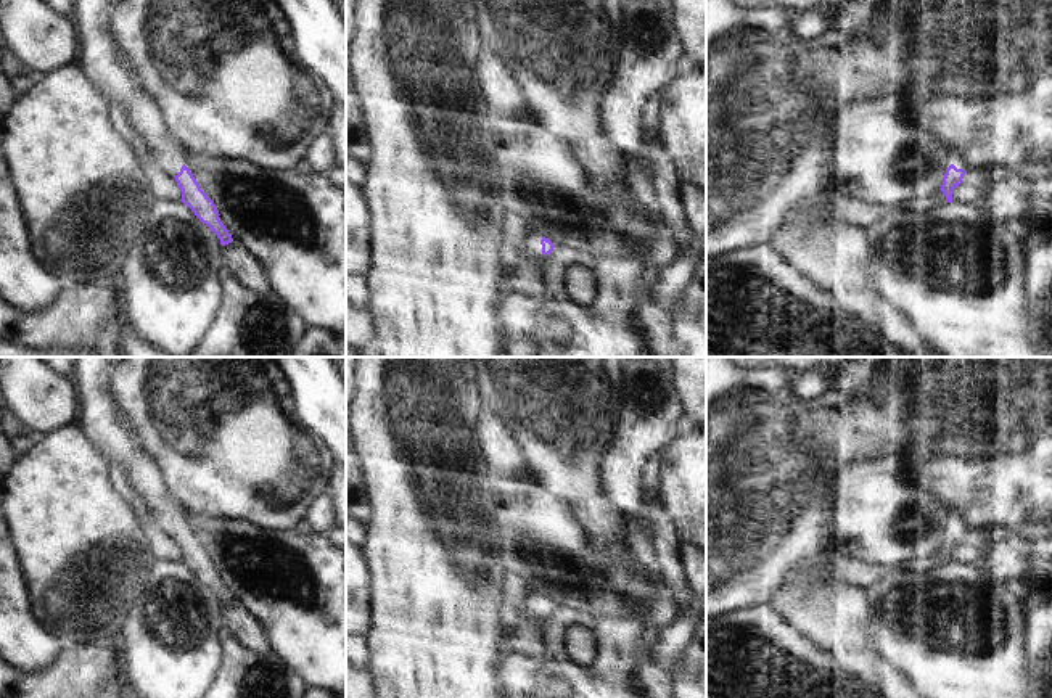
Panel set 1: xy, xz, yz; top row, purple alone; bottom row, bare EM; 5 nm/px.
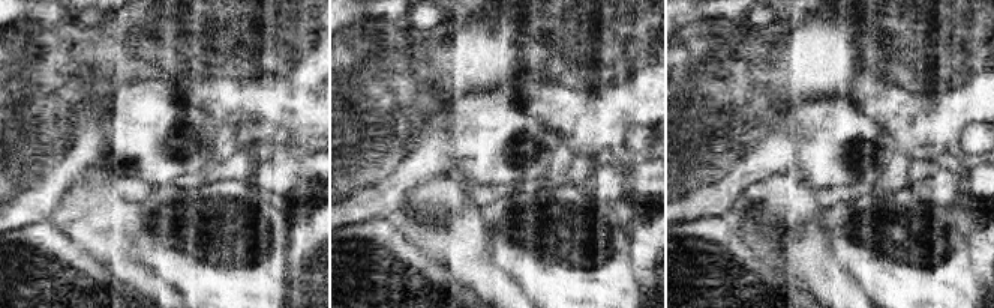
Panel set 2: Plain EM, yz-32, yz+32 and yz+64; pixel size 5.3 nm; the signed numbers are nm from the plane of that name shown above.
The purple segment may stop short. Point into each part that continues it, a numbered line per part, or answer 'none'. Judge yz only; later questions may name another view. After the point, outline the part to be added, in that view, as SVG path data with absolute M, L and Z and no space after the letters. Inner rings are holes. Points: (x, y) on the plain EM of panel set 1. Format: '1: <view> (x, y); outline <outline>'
1: yz (954, 518); outline M949 510L949 511L951 513L949 513L949 524L947 524L947 528L951 524L954 524L957 529L967 531L967 528L962 524L960 515L955 510Z

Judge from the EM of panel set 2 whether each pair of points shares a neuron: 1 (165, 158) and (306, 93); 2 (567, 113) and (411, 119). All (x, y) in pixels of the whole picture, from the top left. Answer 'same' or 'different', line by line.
1: different
2: same

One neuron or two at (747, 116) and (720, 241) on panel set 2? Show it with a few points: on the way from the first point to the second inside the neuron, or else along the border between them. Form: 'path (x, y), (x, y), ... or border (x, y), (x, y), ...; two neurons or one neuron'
border (724, 217), (702, 217), (690, 223); two neurons

